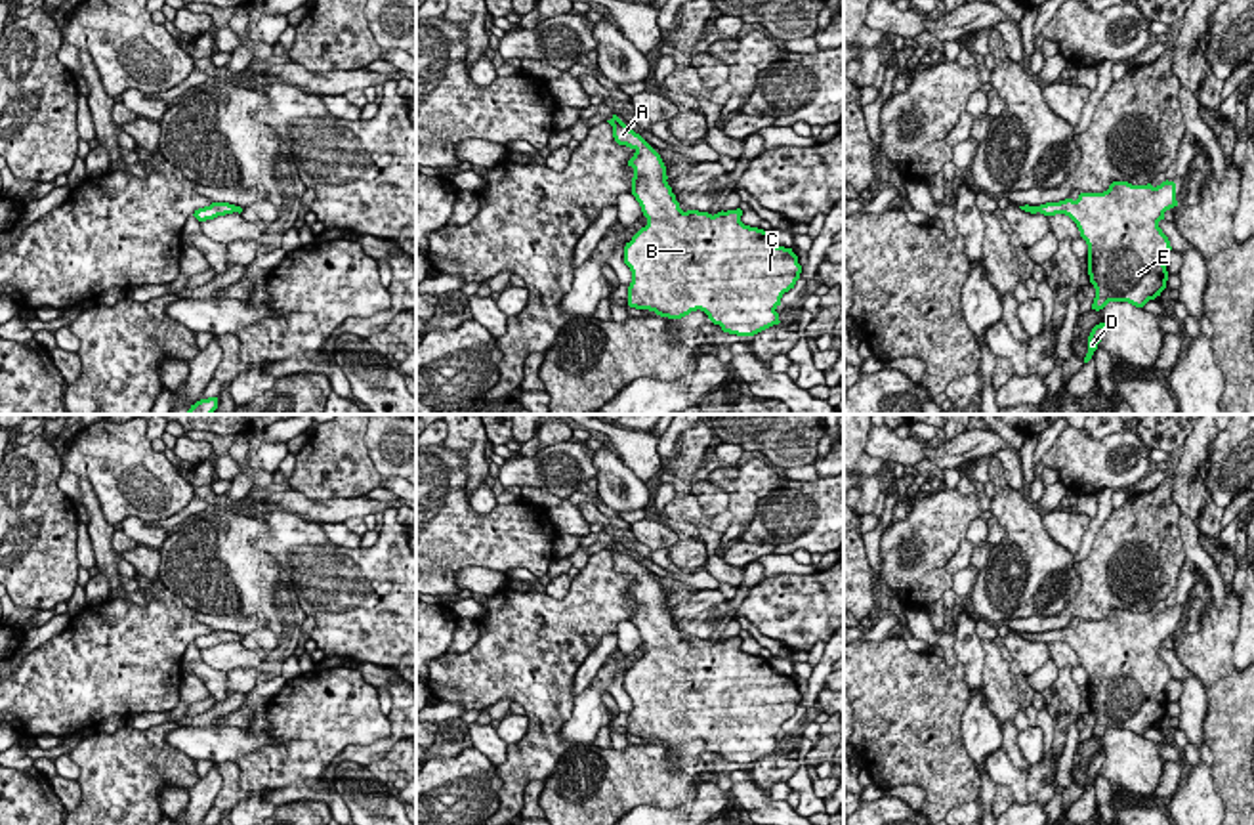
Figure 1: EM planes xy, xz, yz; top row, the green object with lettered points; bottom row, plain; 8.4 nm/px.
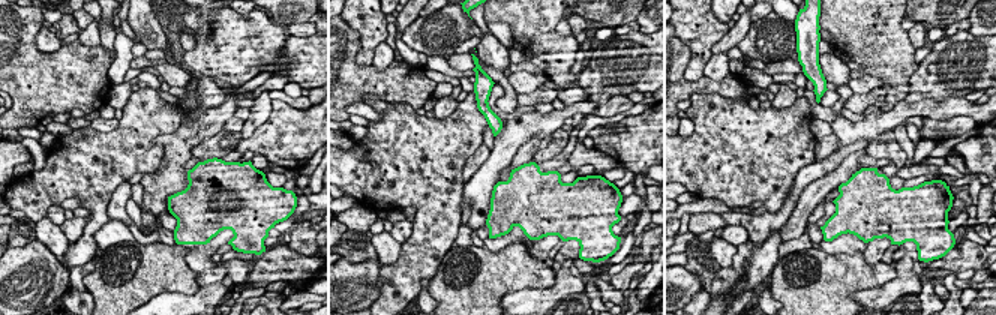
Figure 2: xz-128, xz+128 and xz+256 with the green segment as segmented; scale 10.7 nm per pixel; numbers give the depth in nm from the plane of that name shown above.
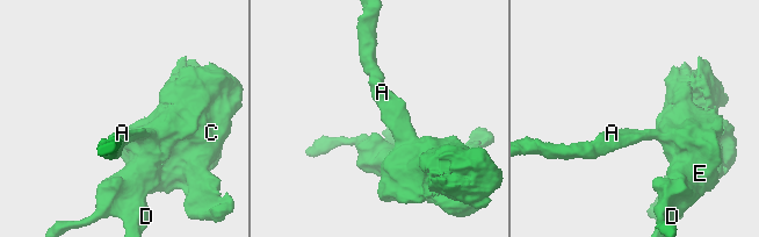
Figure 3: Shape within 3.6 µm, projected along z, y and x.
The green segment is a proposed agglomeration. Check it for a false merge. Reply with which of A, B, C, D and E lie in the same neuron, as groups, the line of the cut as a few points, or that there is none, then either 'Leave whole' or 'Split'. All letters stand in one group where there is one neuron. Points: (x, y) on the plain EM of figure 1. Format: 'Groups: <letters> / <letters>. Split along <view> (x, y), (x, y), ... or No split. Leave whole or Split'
Groups: A B C D E. No split. Leave whole

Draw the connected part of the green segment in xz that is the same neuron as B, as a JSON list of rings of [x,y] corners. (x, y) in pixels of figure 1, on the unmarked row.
[[[617,542],[607,550],[613,554],[615,569],[636,579],[628,588],[634,596],[632,623],[647,645],[647,653],[624,674],[624,691],[632,699],[628,733],[668,747],[681,747],[700,737],[723,760],[737,764],[754,764],[779,752],[775,737],[802,701],[792,676],[777,674],[767,659],[744,653],[741,636],[714,644],[699,638],[683,640],[666,609],[660,582]]]

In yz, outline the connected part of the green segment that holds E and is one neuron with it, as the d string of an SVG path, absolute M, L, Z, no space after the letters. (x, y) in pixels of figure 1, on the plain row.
M1166 607L1157 615L1113 609L1103 621L1019 636L1065 642L1076 651L1088 672L1088 703L1096 716L1092 737L1099 739L1109 730L1143 735L1166 716L1164 686L1172 674L1159 649L1174 634L1176 611Z

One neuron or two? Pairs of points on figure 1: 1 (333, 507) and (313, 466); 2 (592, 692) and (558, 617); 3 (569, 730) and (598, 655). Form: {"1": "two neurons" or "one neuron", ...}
{"1": "two neurons", "2": "two neurons", "3": "two neurons"}

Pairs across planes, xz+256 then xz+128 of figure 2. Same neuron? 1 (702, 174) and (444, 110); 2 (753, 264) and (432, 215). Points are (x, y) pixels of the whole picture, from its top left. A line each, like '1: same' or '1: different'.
1: different
2: same

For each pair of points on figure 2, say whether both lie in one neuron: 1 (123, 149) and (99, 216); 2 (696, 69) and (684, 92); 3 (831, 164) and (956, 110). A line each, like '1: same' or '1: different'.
1: same
2: different
3: different

